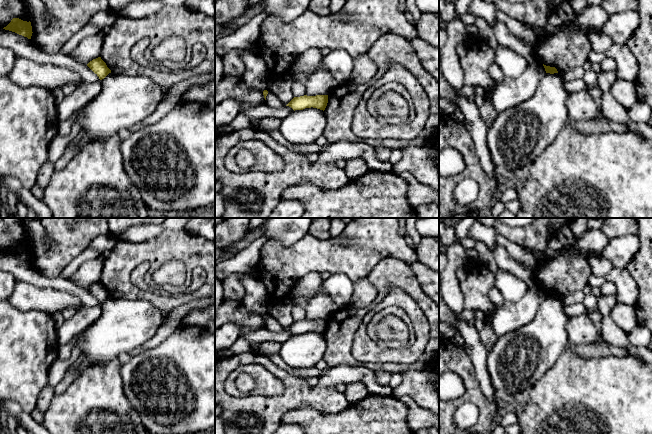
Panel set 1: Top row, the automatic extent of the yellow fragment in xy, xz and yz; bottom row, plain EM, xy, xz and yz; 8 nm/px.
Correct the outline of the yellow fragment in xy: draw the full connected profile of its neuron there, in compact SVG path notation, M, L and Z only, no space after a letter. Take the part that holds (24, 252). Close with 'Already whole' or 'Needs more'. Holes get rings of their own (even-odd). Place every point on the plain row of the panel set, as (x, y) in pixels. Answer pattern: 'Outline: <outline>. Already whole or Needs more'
Outline: M13 242L11 246L3 253L15 256L19 259L27 261L28 263L31 263L33 257L31 246L23 245L19 242Z. Already whole

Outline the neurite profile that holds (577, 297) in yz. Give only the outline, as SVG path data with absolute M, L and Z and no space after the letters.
M576 291L564 296L561 300L564 306L569 306L573 304L583 303L584 298L585 294L583 293L583 291Z

